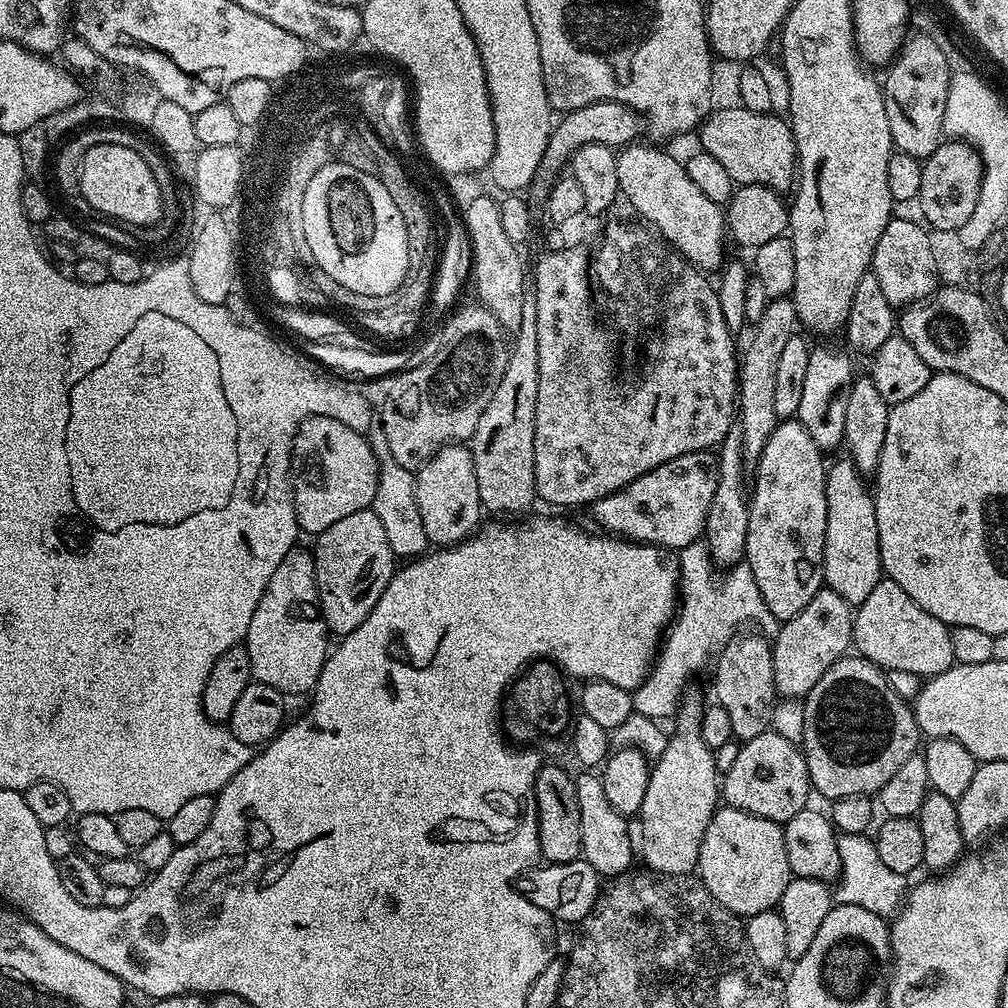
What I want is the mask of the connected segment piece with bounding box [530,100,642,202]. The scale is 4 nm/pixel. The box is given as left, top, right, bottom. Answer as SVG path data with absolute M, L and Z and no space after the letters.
M603 100L594 102L590 106L582 106L573 112L563 113L555 121L552 133L546 146L546 154L538 166L538 170L532 179L530 196L532 195L537 202L543 202L548 199L548 192L558 177L569 167L572 155L582 146L587 144L601 144L613 150L619 150L633 142L639 141L640 124L642 128L642 117L640 113L625 104L619 104L613 100Z

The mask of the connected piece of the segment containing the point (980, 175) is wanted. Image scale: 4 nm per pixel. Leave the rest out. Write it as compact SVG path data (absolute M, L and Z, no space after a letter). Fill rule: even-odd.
M948 138L940 143L938 150L934 150L934 154L930 154L922 165L918 205L921 214L925 216L923 219L938 231L959 230L972 219L982 200L985 168L980 161L980 153L959 138Z

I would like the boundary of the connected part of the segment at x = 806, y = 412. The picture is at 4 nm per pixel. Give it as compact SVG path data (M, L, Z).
M820 344L817 348L815 345L811 349L810 366L806 368L806 383L804 389L802 389L802 403L798 405L798 410L795 414L795 419L799 420L802 426L806 426L806 432L810 434L810 438L814 438L814 442L818 445L820 451L825 454L831 454L836 447L841 447L844 444L846 402L850 398L850 390L854 379L851 360L853 357L843 347L841 348L831 348L828 344Z

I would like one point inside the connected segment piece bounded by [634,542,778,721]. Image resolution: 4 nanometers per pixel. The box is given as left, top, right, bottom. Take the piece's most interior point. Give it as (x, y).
(713, 604)

